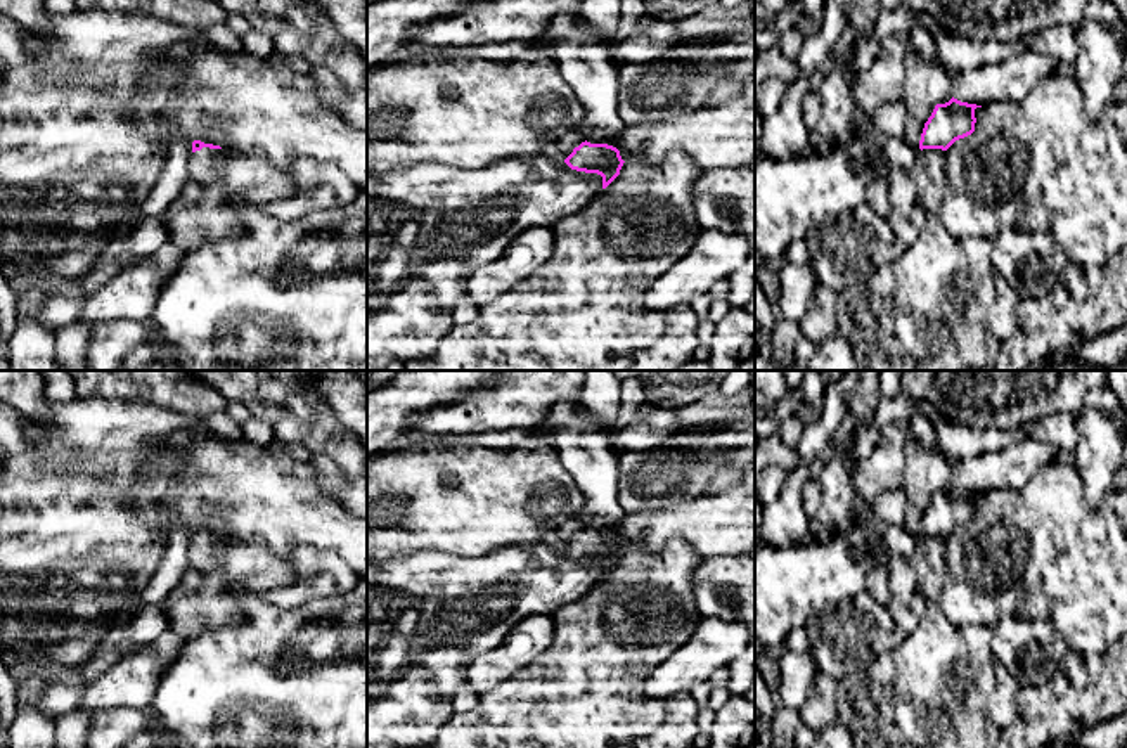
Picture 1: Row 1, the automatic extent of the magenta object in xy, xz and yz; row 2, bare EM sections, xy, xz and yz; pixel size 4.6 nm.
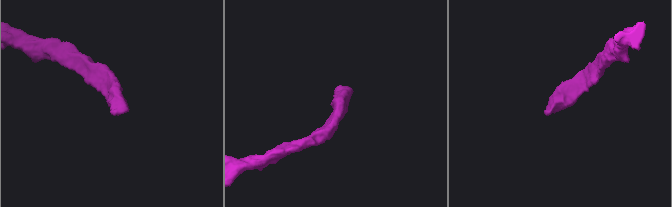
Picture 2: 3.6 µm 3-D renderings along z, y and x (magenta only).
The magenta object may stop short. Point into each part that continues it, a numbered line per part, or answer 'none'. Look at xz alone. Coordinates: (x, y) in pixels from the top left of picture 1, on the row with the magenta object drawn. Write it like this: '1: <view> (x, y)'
1: xz (586, 61)

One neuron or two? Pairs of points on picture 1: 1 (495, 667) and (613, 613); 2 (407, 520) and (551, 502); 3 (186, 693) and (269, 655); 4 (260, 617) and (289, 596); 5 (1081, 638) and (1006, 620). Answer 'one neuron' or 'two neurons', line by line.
1: two neurons
2: one neuron
3: one neuron
4: two neurons
5: one neuron

